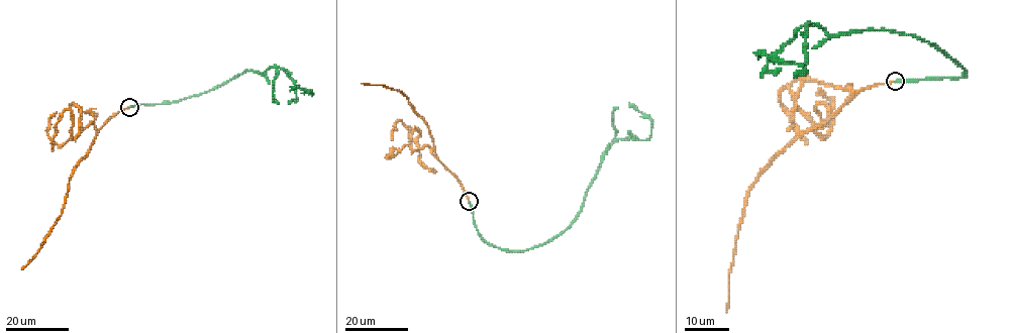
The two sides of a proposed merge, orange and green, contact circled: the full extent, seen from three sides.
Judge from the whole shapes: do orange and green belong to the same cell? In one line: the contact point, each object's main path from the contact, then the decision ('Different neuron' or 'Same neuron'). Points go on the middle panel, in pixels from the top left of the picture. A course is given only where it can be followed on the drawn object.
Place: (469, 201). Course of orange: (469, 201), (462, 184), (436, 156), (428, 126), (413, 110), (407, 97), (384, 85), (362, 83). Course of green: (469, 201), (492, 245), (552, 239), (601, 155), (617, 138), (649, 137), (651, 120), (628, 103). Same neuron

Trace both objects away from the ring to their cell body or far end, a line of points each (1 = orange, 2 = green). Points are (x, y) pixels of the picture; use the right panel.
1: (894, 81), (857, 91), (830, 117), (801, 132), (757, 179), (742, 211), (729, 270), (726, 313)
2: (894, 81), (956, 78), (965, 70), (913, 35), (829, 35), (808, 23), (803, 64), (753, 51)

